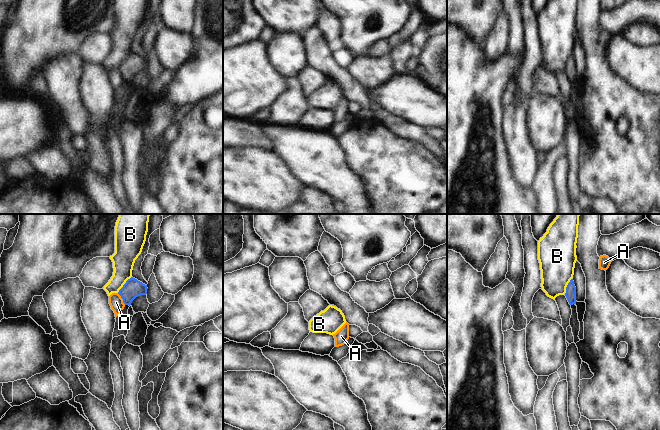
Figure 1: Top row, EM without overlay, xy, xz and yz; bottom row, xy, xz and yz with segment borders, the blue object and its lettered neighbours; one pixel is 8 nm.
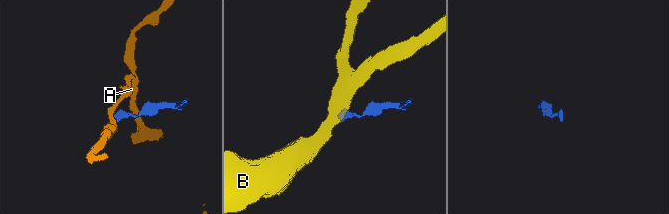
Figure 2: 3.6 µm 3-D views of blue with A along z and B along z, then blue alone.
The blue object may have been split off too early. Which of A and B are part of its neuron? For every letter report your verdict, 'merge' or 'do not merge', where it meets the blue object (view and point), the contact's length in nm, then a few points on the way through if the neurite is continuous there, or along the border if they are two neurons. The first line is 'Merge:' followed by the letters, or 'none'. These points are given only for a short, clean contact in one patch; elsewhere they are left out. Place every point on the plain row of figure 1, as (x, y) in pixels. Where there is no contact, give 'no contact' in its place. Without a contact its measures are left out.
Merge: none
A: do not merge | xy (122, 74) | 120 nm | along xy (117, 69), (125, 80)
B: do not merge | xy (124, 60) | 180 nm | along xy (131, 52), (117, 68)

